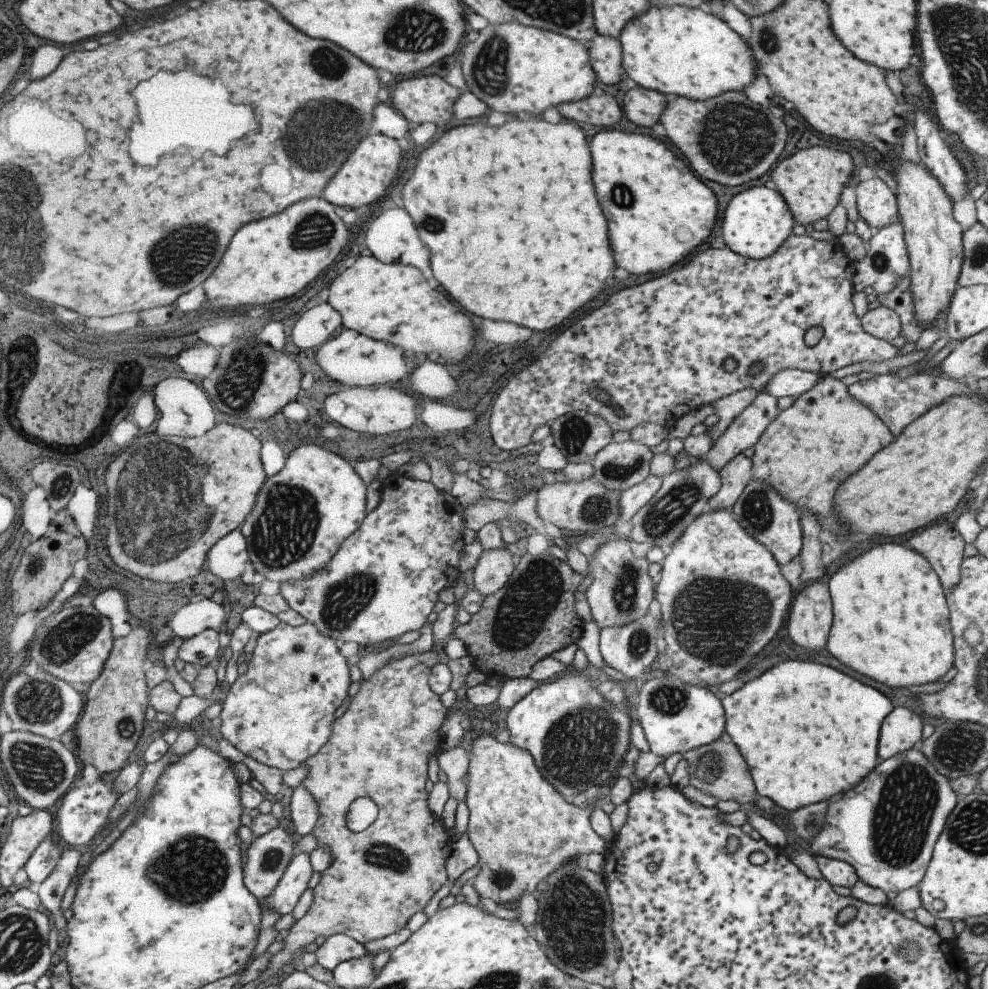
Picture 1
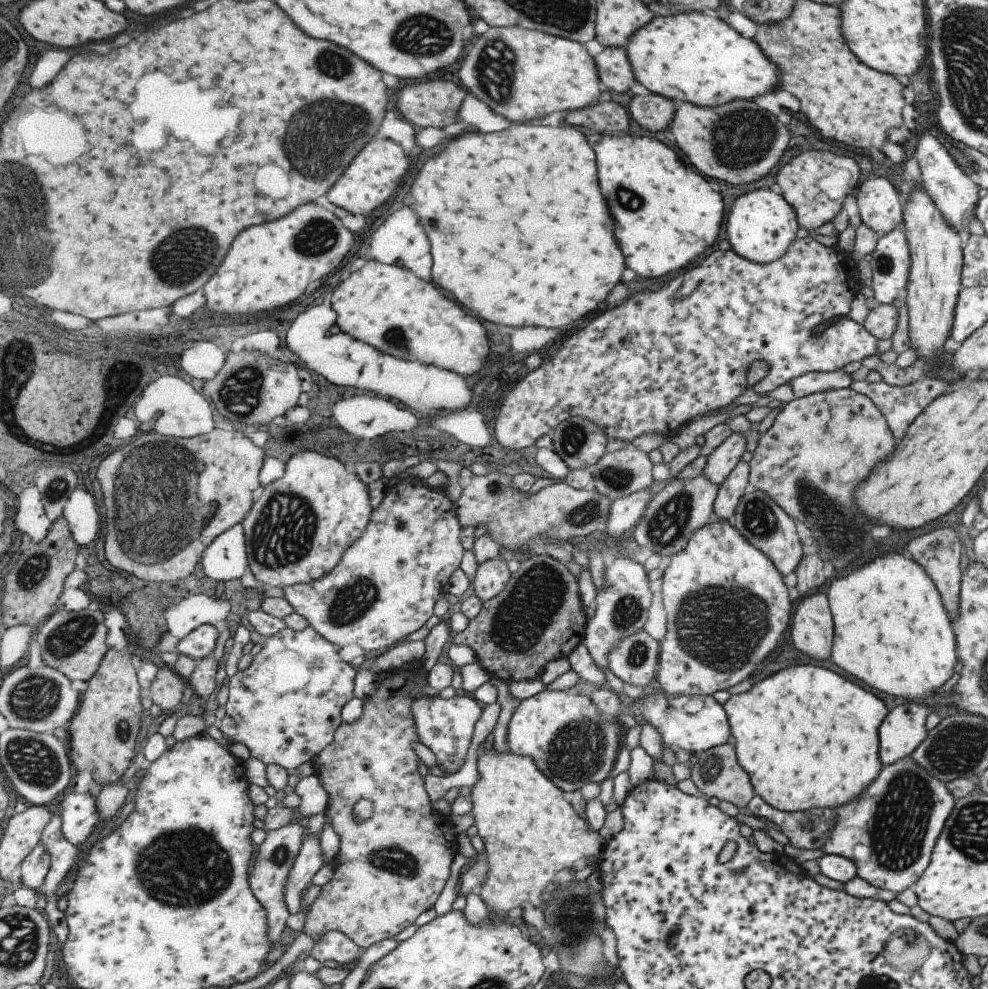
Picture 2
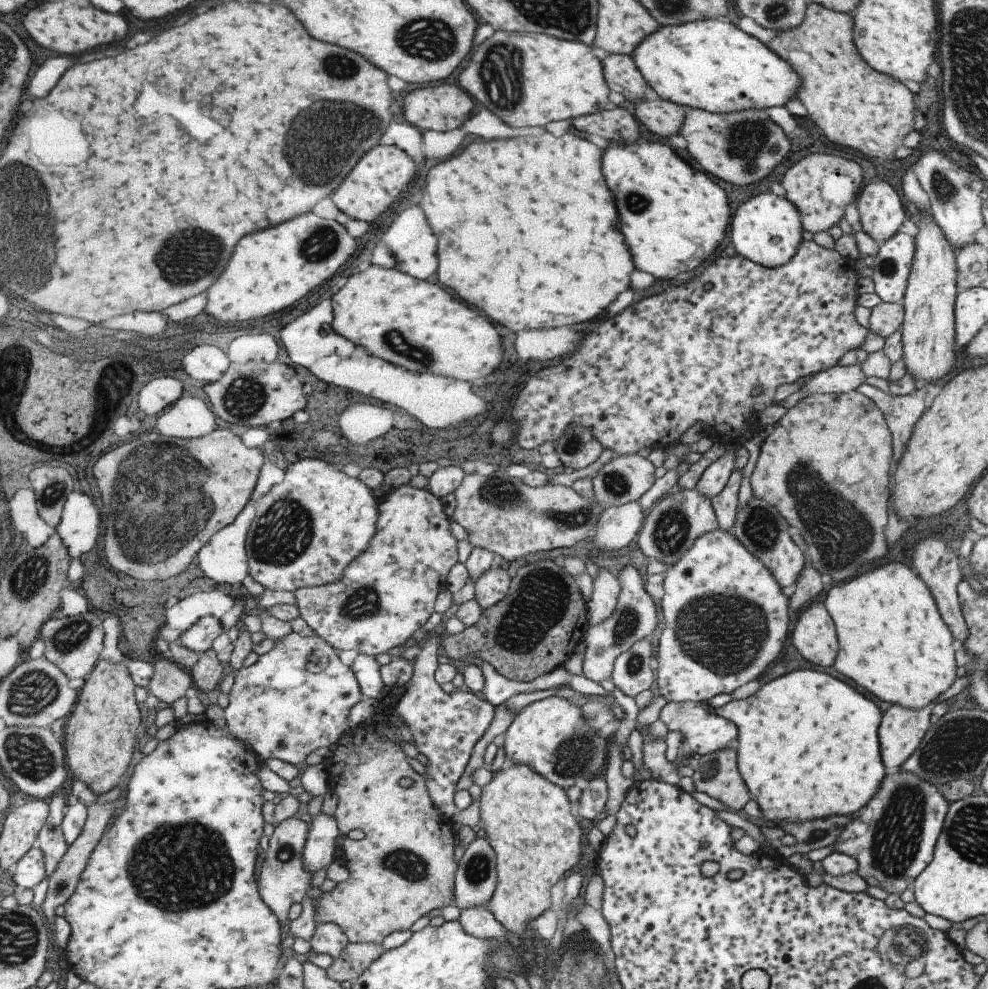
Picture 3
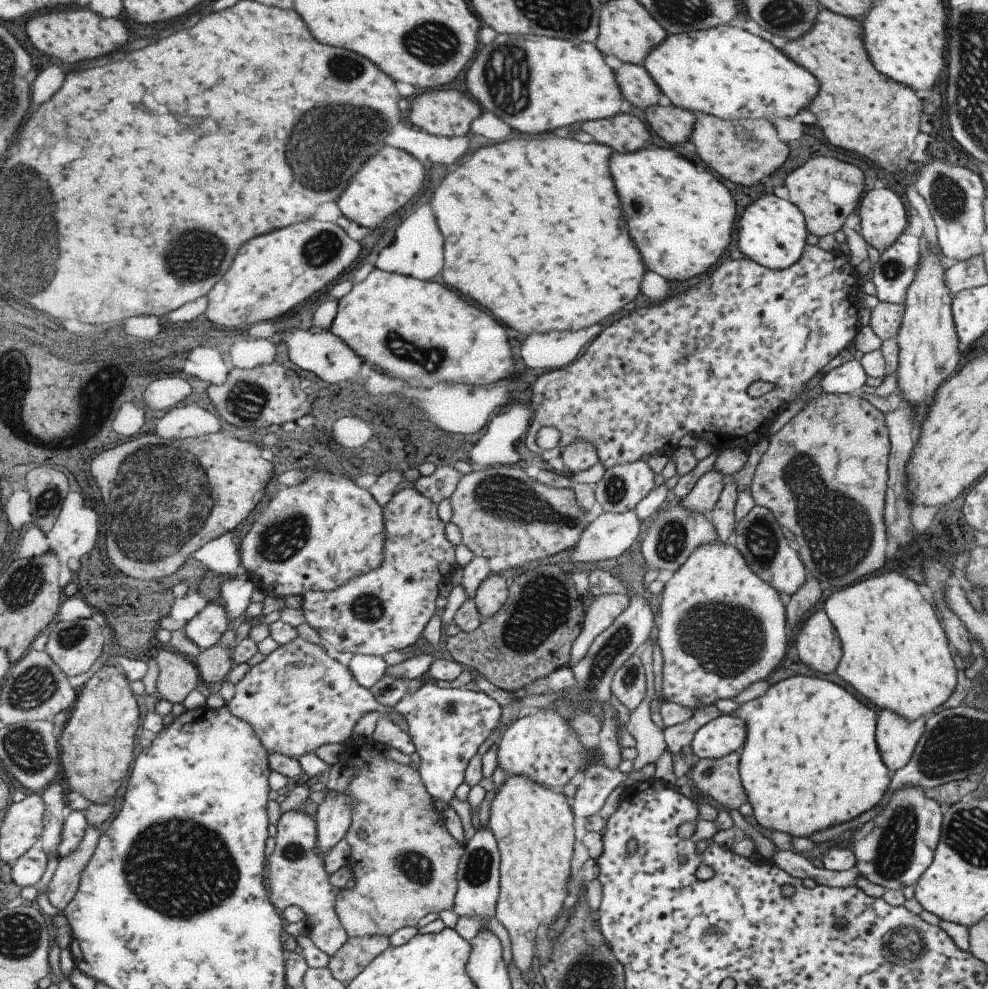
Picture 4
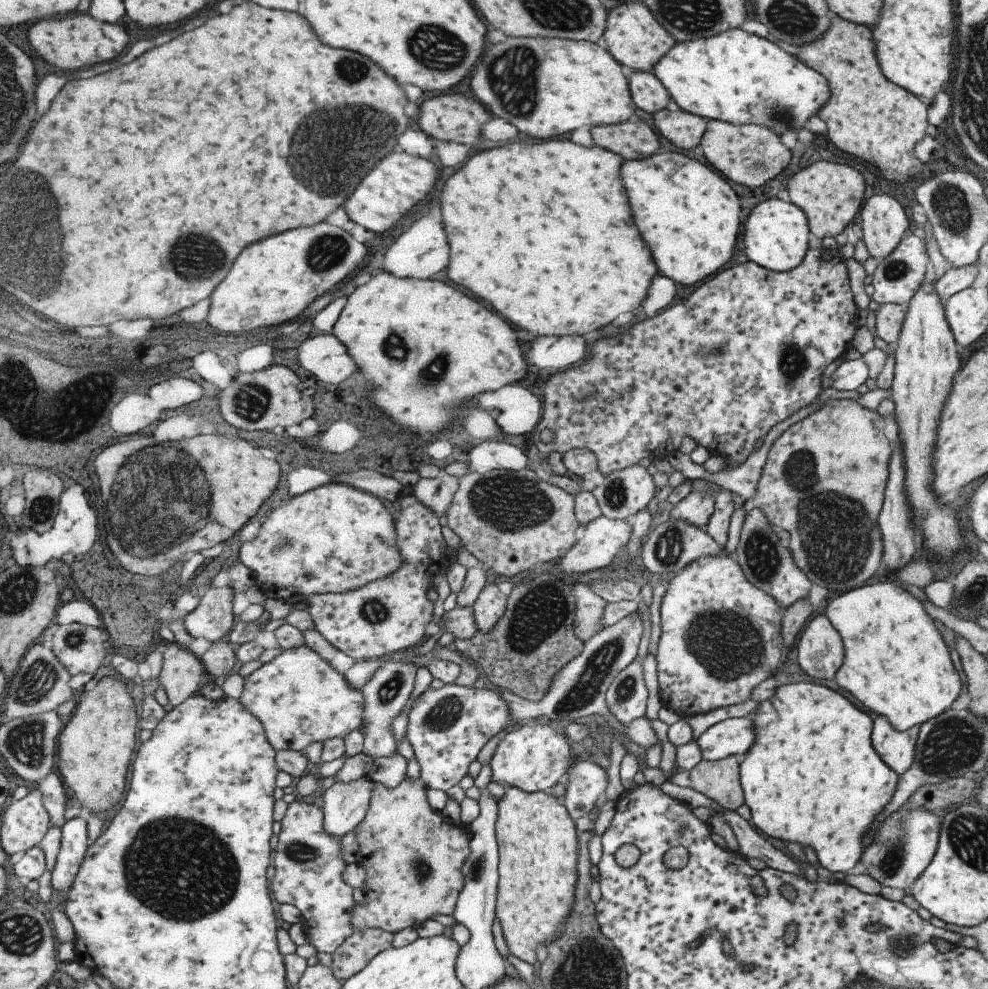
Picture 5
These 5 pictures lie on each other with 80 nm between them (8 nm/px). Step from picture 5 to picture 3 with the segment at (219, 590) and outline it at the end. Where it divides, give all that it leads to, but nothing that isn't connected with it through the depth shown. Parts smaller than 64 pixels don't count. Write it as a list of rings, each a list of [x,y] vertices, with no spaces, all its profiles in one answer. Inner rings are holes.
[[[207,615],[181,634],[181,644],[201,655],[211,649],[213,642],[223,634],[223,631],[221,619]]]

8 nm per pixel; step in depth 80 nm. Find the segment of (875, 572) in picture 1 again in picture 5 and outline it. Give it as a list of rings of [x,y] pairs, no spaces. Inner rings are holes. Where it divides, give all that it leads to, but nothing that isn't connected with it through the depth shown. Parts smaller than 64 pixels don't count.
[[[890,581],[853,588],[828,600],[824,614],[840,636],[844,660],[837,669],[835,684],[851,694],[865,710],[888,720],[896,731],[919,726],[935,718],[944,710],[958,705],[962,682],[953,667],[946,644],[934,625],[934,620],[923,611],[916,596],[911,596]]]

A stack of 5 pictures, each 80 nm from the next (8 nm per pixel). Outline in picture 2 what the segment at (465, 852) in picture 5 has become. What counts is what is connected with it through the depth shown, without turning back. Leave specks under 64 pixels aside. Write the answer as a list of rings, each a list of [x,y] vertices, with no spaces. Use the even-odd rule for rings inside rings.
[[[401,670],[397,671],[394,679],[383,676],[378,693],[363,700],[361,718],[356,723],[341,725],[333,744],[315,758],[316,772],[328,792],[330,825],[340,837],[340,865],[333,879],[323,886],[311,904],[304,932],[307,936],[323,936],[330,930],[343,931],[363,950],[383,942],[385,938],[396,937],[417,922],[423,912],[433,908],[451,876],[451,864],[455,858],[455,840],[439,838],[445,834],[441,832],[445,822],[433,810],[426,779],[419,774],[419,758],[413,750],[413,742],[422,741],[412,715],[412,702],[419,693],[429,693],[428,678],[418,672],[405,679]],[[361,800],[374,804],[374,813],[365,823],[358,823],[355,814],[355,805]]]

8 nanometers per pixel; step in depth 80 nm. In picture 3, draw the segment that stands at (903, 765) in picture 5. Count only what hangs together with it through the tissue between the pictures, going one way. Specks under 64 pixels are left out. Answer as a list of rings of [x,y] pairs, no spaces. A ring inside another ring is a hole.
[[[966,672],[963,676],[956,677],[953,681],[953,684],[943,692],[939,694],[935,700],[929,702],[927,706],[924,706],[919,710],[909,710],[905,707],[900,707],[897,705],[890,705],[883,713],[877,729],[877,738],[878,738],[878,747],[880,752],[880,757],[883,763],[884,768],[887,772],[892,770],[897,770],[898,766],[901,766],[923,738],[923,734],[928,729],[929,724],[929,715],[931,708],[943,700],[947,700],[952,696],[958,694],[965,687],[969,685],[971,680],[971,673]]]

